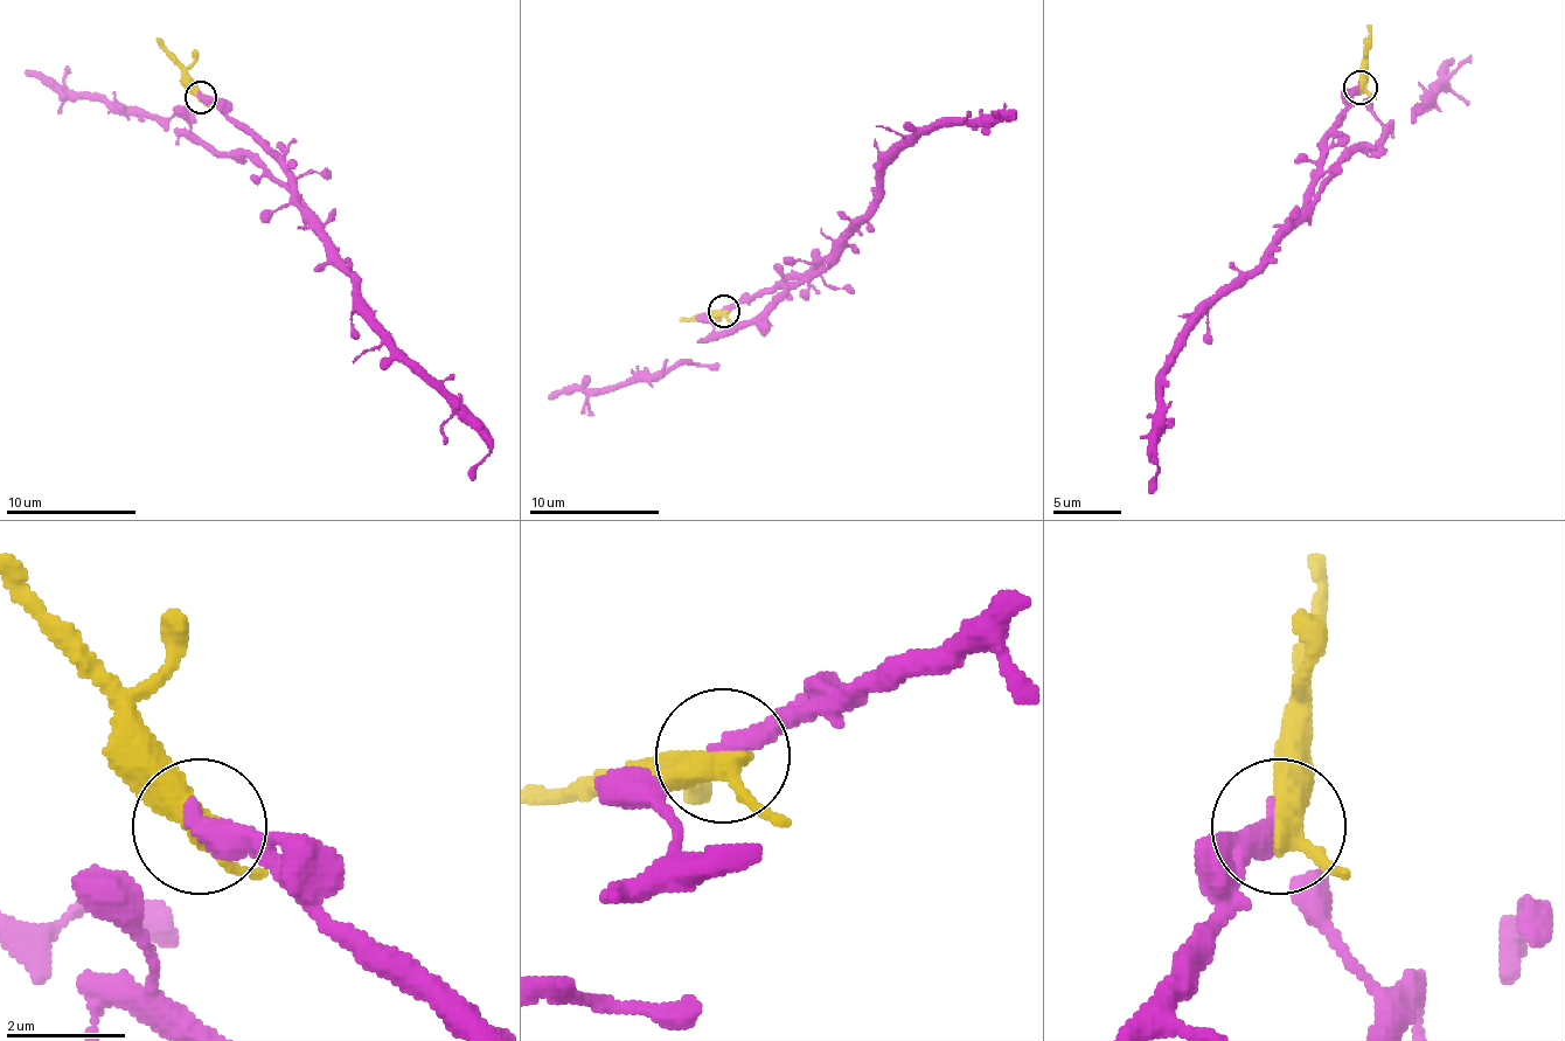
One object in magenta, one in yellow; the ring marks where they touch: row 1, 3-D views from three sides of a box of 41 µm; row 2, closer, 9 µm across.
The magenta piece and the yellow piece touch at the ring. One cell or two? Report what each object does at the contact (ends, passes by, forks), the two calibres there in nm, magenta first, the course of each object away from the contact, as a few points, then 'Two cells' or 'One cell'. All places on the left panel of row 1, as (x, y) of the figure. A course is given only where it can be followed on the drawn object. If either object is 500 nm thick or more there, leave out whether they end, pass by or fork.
At the ring magenta ends. At the ring yellow passes by. Thickness 400 nm (magenta) against 420 nm. Course of magenta: (200, 96), (213, 99), (284, 171), (300, 216), (346, 268), (352, 297), (485, 439), (485, 459), (468, 479). Course of yellow: (200, 96), (187, 70), (158, 37). One cell

